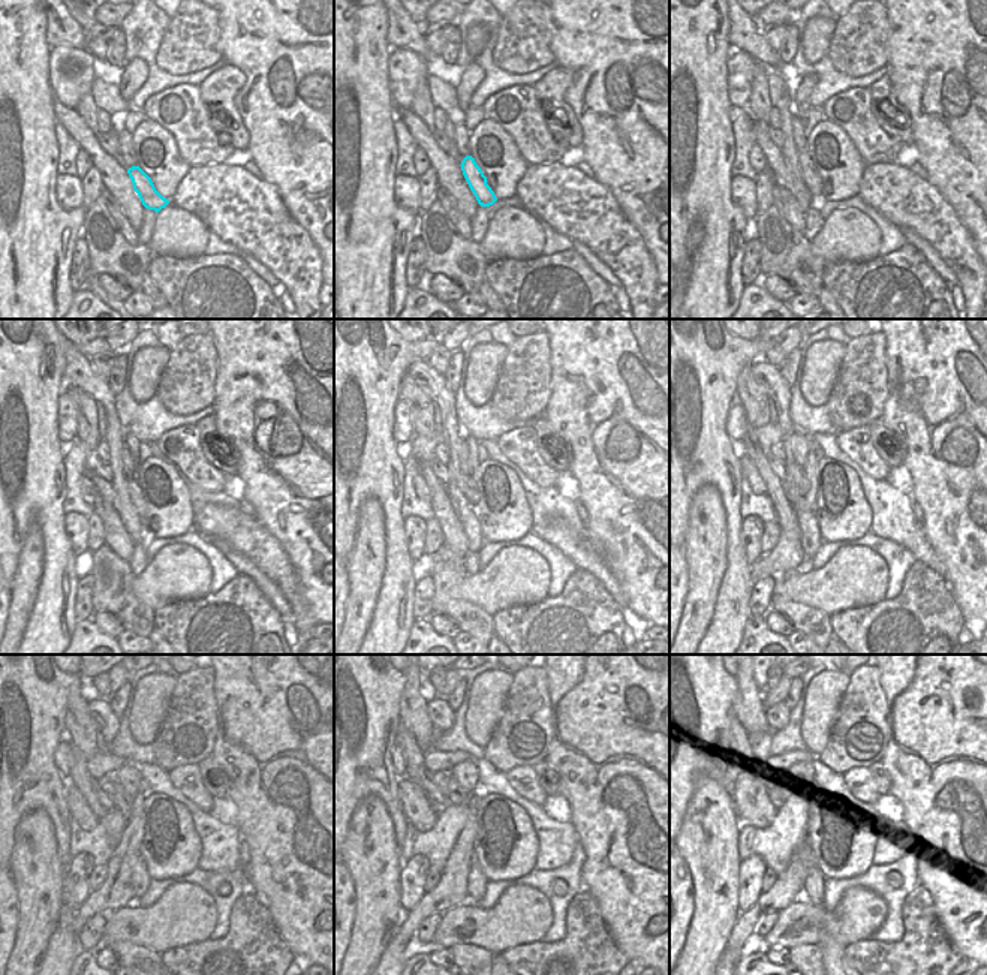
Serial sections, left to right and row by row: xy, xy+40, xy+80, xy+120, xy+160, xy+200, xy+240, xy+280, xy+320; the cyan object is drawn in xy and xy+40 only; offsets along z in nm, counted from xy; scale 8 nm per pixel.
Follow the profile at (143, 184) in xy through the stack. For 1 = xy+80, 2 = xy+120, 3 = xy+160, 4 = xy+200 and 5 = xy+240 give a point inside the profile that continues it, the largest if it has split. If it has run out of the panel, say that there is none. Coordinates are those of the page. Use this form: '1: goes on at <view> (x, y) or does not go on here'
1: goes on at xy+80 (808, 169)
2: goes on at xy+120 (134, 490)
3: goes on at xy+160 (468, 487)
4: goes on at xy+200 (794, 484)
5: goes on at xy+240 (122, 802)

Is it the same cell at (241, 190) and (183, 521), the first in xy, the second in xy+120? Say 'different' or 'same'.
different

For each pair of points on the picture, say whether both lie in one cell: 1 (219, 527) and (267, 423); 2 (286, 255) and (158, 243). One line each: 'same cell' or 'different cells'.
1: different cells
2: different cells

